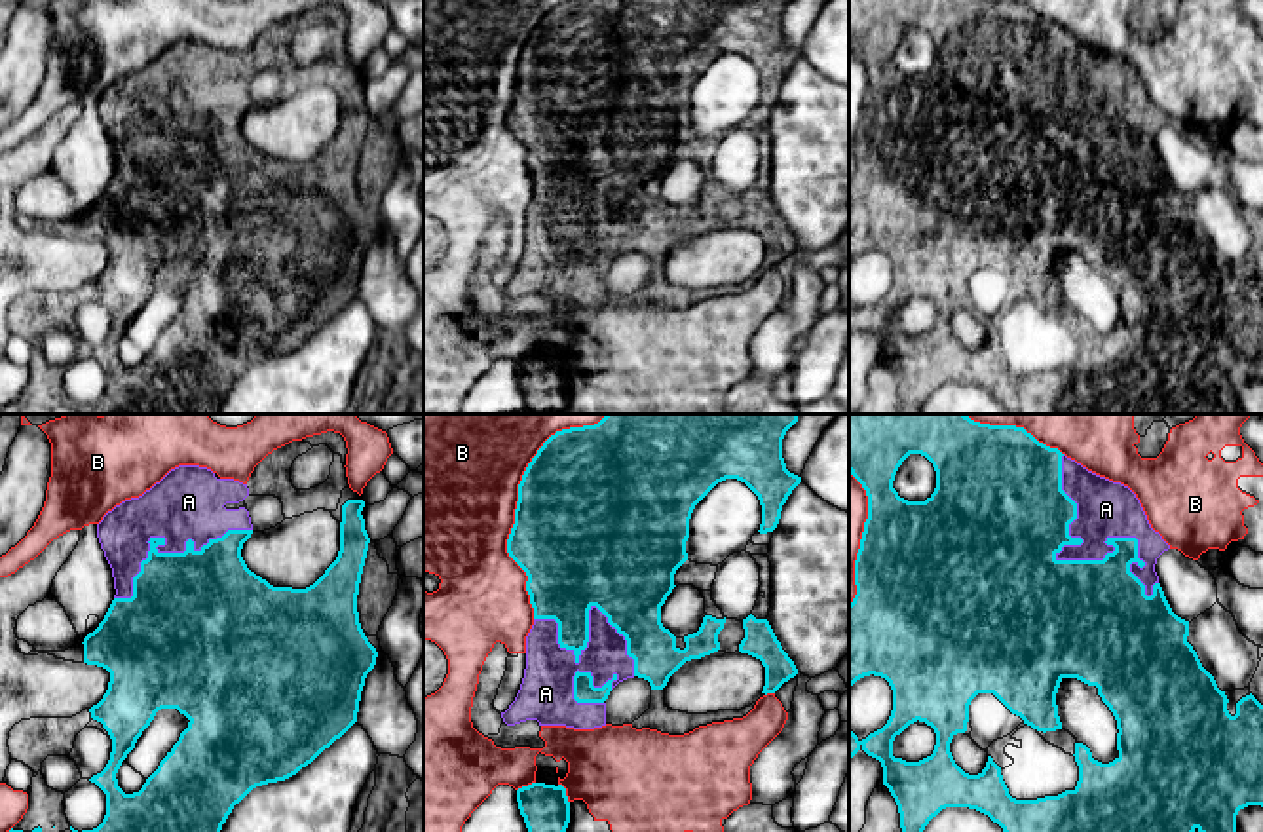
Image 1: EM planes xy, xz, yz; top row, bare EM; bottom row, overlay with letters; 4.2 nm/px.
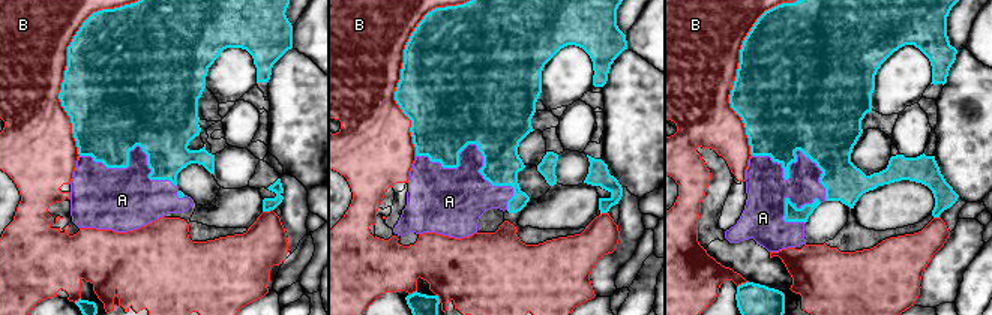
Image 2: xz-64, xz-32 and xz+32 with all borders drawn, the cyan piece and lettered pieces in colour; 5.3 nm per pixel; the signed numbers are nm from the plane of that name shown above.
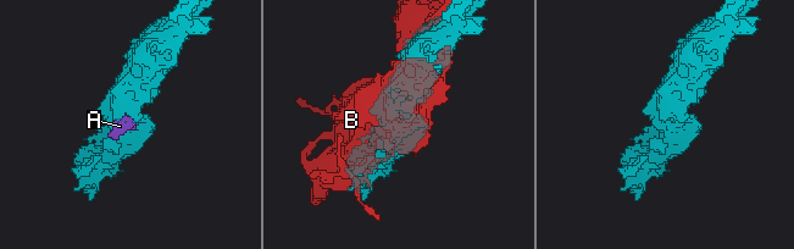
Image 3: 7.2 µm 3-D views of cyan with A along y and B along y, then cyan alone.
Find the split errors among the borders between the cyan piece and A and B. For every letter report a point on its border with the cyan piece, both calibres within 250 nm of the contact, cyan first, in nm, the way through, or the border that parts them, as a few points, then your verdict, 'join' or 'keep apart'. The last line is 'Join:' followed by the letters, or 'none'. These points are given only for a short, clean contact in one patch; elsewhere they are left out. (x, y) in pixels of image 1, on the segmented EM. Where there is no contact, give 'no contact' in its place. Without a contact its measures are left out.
A: contact yz (1074, 561); calibres 500 and 220 nm; join
B: contact xz (519, 500); calibres 500 and 480 nm; keep apart
Join: A

